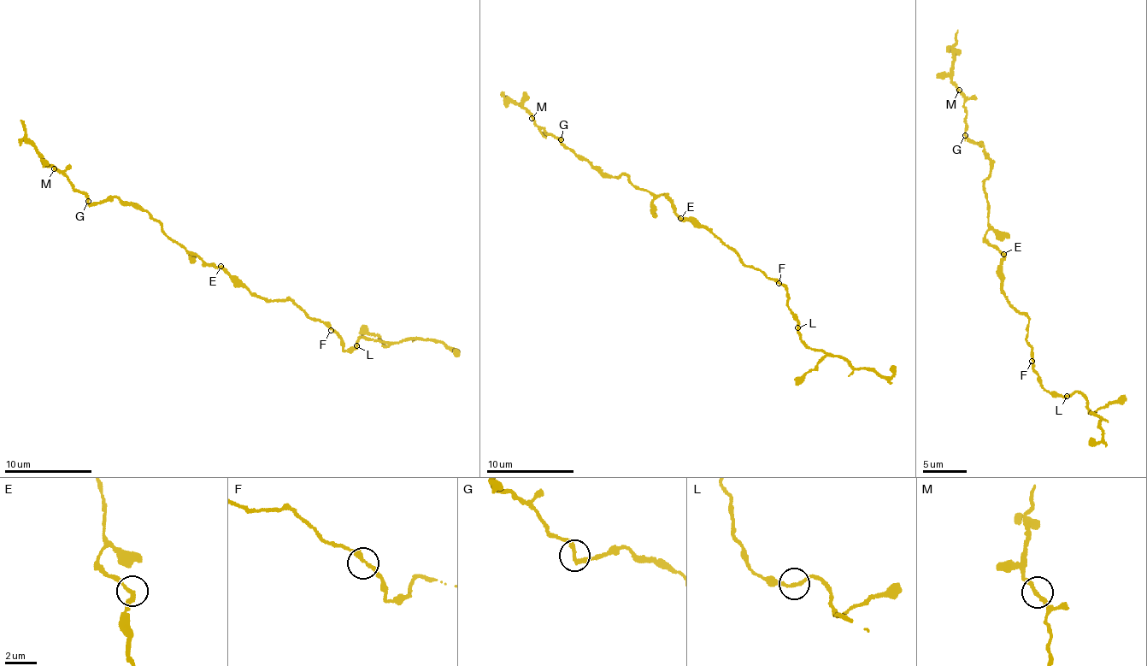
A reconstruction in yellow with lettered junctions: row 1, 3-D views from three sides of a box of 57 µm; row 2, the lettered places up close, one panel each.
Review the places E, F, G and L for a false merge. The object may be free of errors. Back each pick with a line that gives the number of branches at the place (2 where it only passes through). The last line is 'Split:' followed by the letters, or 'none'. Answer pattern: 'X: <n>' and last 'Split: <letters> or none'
G: 2
Split: G

